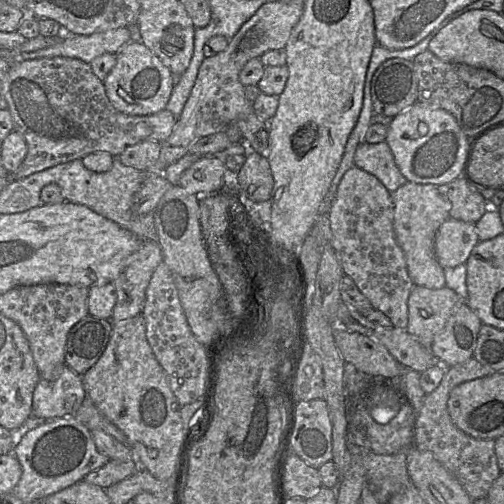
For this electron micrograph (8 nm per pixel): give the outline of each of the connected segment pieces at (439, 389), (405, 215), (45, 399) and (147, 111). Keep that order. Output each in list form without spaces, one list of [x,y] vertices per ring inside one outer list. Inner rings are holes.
[[[474,357],[454,366],[445,367],[445,373],[439,385],[425,395],[414,423],[414,446],[430,451],[460,482],[472,500],[485,497],[492,483],[501,473],[495,454],[495,440],[474,438],[460,430],[449,415],[447,401],[450,391],[456,385],[487,376],[495,371],[481,364]]]
[[[407,181],[391,193],[394,205],[393,229],[396,241],[404,252],[409,277],[414,285],[430,289],[446,286],[444,268],[434,251],[434,238],[440,225],[449,217],[450,200],[434,184]]]
[[[67,365],[55,381],[39,380],[32,398],[32,415],[45,420],[75,415],[86,397],[82,375]]]
[[[130,41],[116,54],[116,65],[103,81],[113,107],[127,115],[146,116],[166,108],[173,90],[172,72],[141,41]]]

